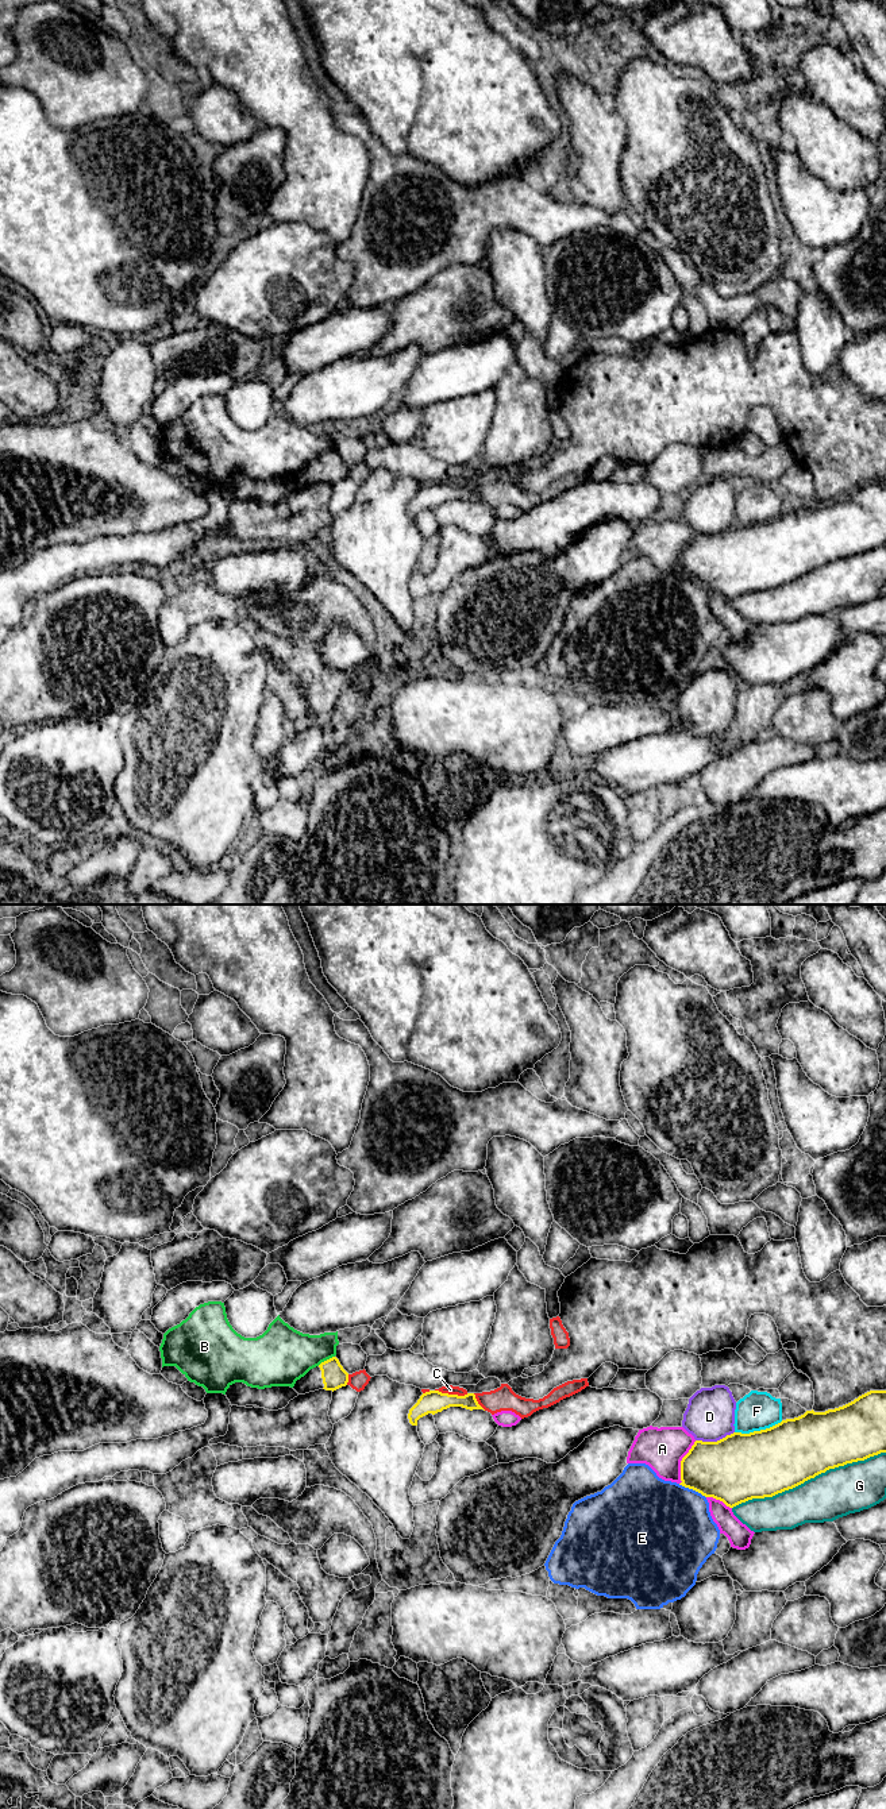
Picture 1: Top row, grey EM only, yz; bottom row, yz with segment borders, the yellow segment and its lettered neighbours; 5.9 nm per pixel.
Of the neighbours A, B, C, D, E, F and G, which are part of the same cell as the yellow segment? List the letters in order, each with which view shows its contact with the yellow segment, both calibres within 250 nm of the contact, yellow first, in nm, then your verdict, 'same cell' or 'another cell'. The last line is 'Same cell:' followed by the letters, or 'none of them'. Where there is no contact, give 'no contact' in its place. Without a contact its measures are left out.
A: meets yellow in yz; 340 nm thick on the yellow side, 260 nm on the other; another cell
B: meets yellow in yz; 150 nm thick on the yellow side, 320 nm on the other; another cell
C: meets yellow in yz; 140 nm thick on the yellow side, 60 nm on the other; another cell
D: meets yellow in yz; 400 nm thick on the yellow side, 300 nm on the other; another cell
E: meets yellow in yz; 380 nm thick on the yellow side, 480 nm on the other; another cell
F: meets yellow in yz; 400 nm thick on the yellow side, 220 nm on the other; another cell
G: meets yellow in yz; 380 nm thick on the yellow side, 280 nm on the other; another cell
Same cell: none of them

